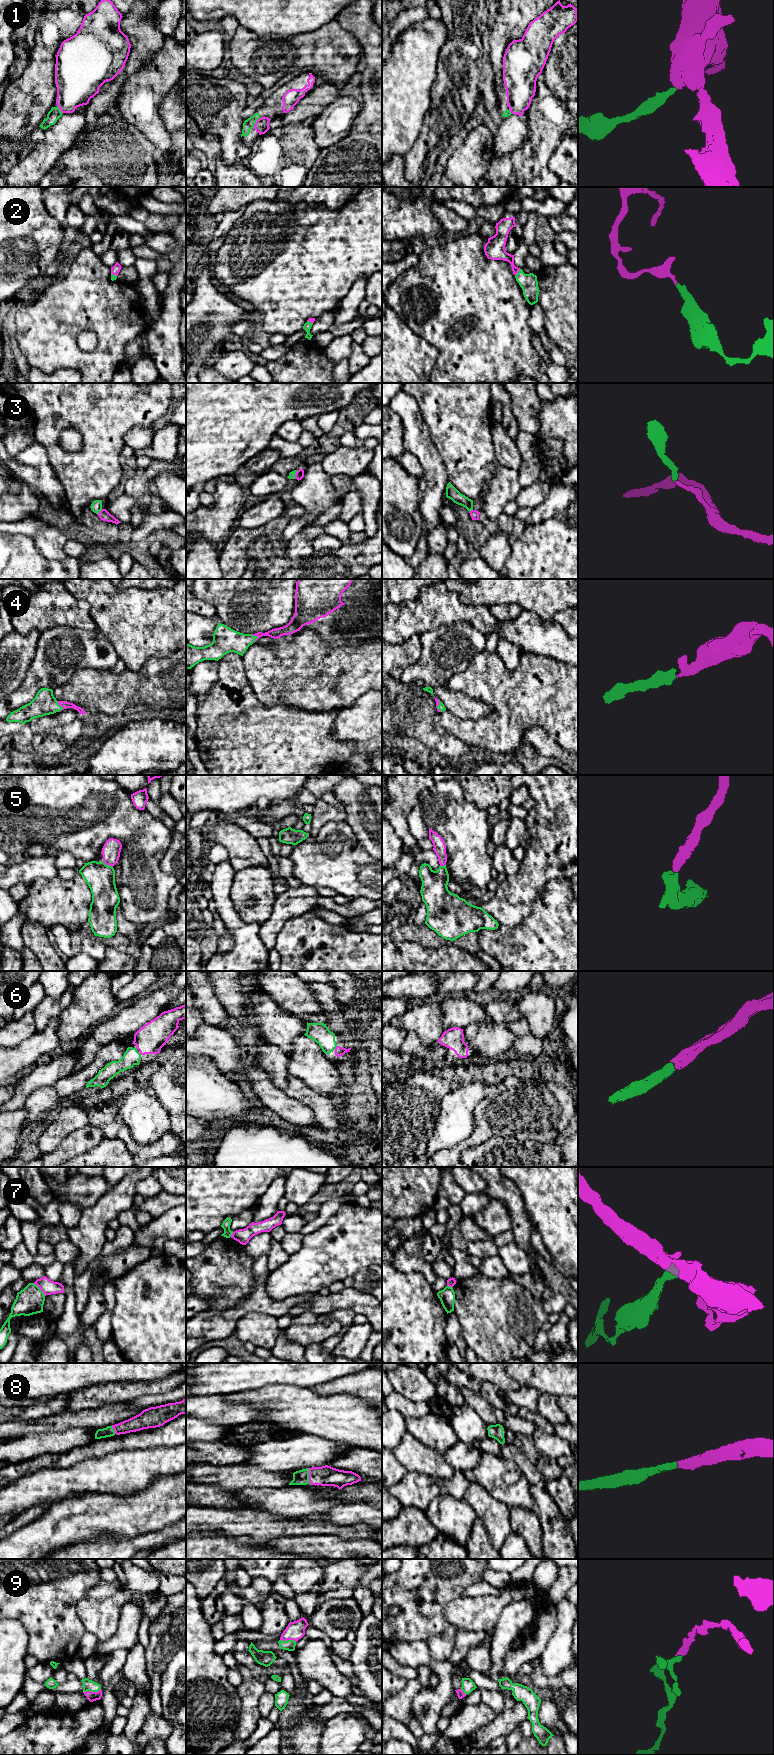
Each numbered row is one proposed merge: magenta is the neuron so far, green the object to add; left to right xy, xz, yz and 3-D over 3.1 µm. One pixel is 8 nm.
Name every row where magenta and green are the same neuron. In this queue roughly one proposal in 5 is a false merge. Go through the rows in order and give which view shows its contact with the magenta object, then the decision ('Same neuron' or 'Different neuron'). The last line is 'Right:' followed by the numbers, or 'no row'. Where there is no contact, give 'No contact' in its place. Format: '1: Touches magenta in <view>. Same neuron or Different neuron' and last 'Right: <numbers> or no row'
1: Touches magenta in xz. Same neuron
2: Touches magenta in yz. Same neuron
3: Touches magenta in xy. Same neuron
4: Touches magenta in xy. Same neuron
5: Touches magenta in xy. Same neuron
6: Touches magenta in xz. Same neuron
7: Touches magenta in xy. Different neuron
8: Touches magenta in xz. Same neuron
9: Touches magenta in xy. Same neuron
Right: 1, 2, 3, 4, 5, 6, 8, 9

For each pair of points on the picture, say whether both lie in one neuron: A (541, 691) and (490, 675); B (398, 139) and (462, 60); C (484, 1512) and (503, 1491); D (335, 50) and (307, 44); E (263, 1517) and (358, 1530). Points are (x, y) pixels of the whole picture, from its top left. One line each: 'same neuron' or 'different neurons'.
A: same neuron
B: different neurons
C: different neurons
D: same neuron
E: same neuron

